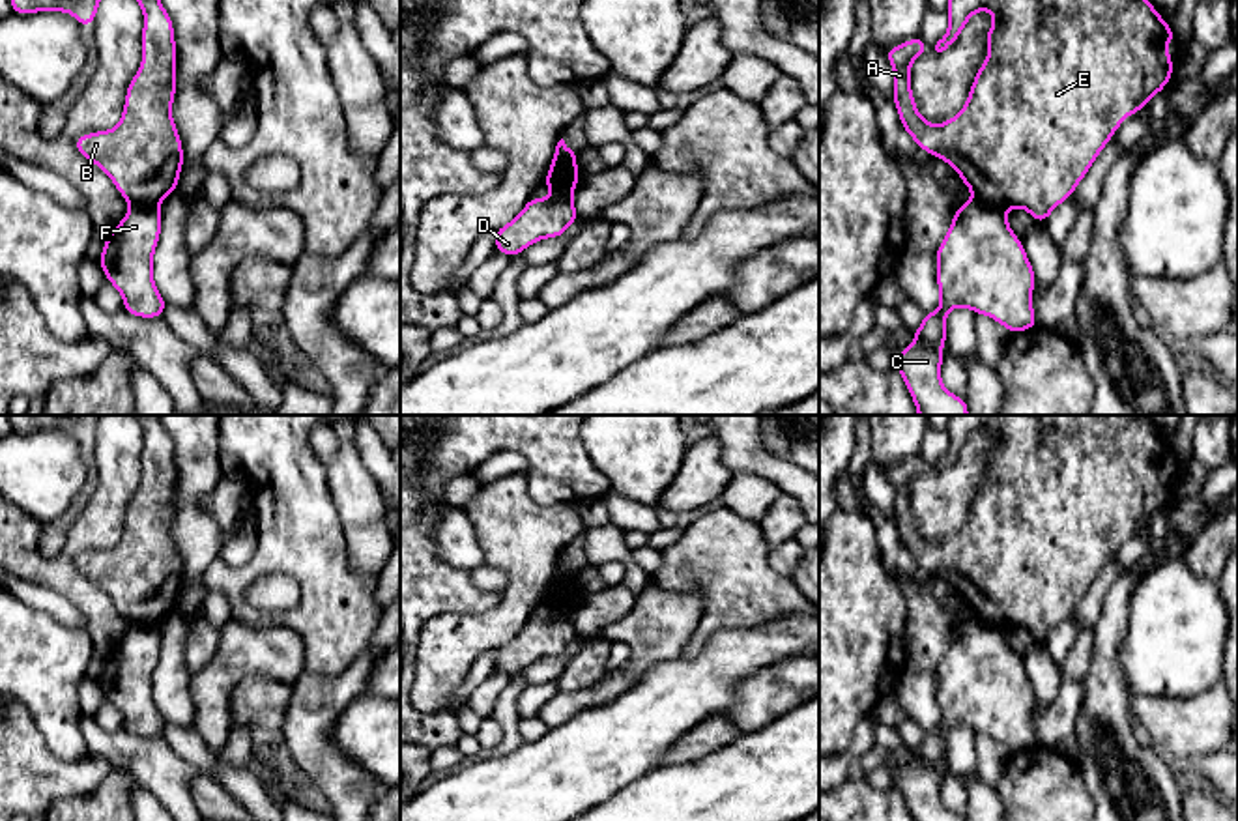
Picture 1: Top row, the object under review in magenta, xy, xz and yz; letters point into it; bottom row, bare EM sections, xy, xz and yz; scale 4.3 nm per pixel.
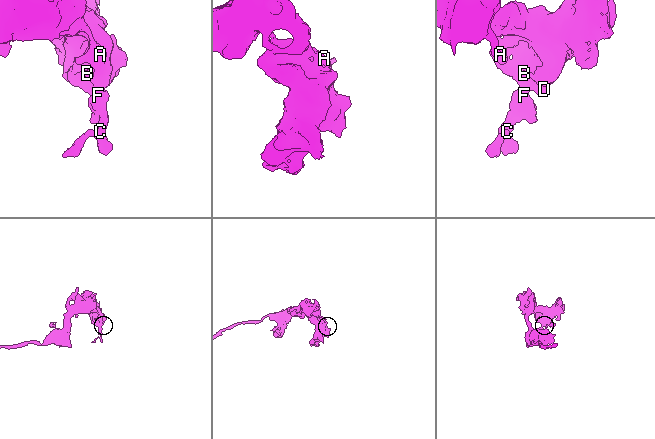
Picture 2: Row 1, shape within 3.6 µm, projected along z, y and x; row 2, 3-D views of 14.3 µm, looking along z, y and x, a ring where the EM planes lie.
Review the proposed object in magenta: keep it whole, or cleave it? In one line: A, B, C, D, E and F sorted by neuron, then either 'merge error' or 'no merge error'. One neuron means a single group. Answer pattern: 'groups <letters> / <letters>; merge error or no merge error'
groups A B D E / C F; merge error

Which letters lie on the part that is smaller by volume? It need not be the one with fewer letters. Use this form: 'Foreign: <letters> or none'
Foreign: C, F

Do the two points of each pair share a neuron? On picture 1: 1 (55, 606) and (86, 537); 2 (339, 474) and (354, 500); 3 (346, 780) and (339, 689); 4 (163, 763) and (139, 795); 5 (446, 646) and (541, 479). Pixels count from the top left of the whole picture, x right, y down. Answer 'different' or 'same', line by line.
1: different
2: same
3: same
4: different
5: different

